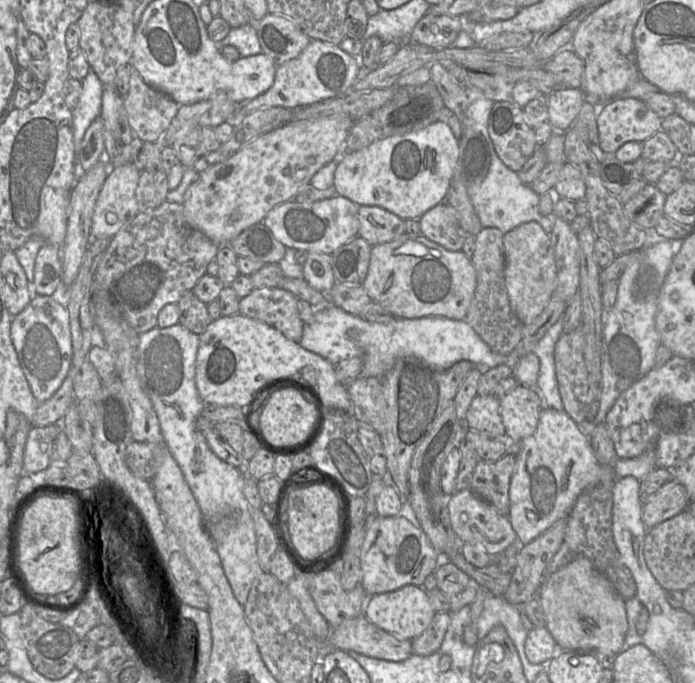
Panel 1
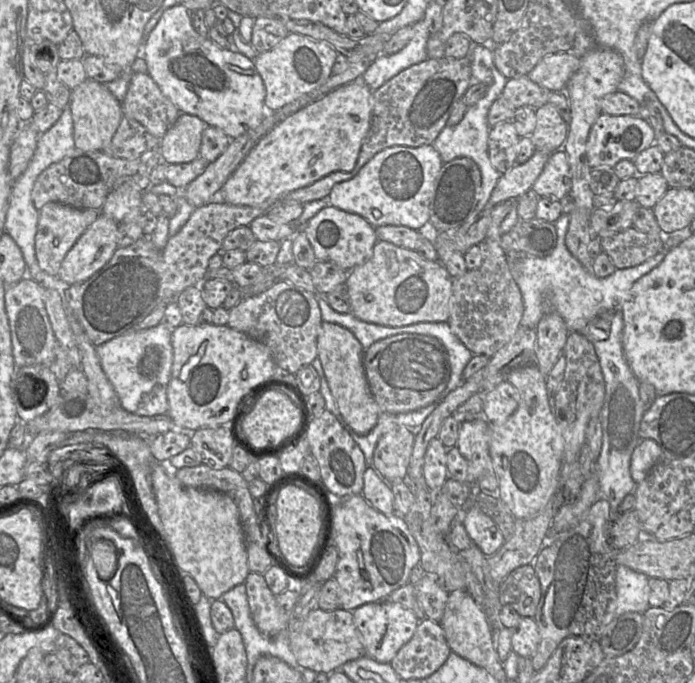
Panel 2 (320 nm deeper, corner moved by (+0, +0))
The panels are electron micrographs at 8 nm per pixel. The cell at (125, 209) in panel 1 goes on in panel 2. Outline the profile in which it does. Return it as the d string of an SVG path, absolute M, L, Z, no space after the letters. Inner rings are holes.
M100 213L68 251L58 278L65 285L81 283L99 271L118 248L118 224Z

